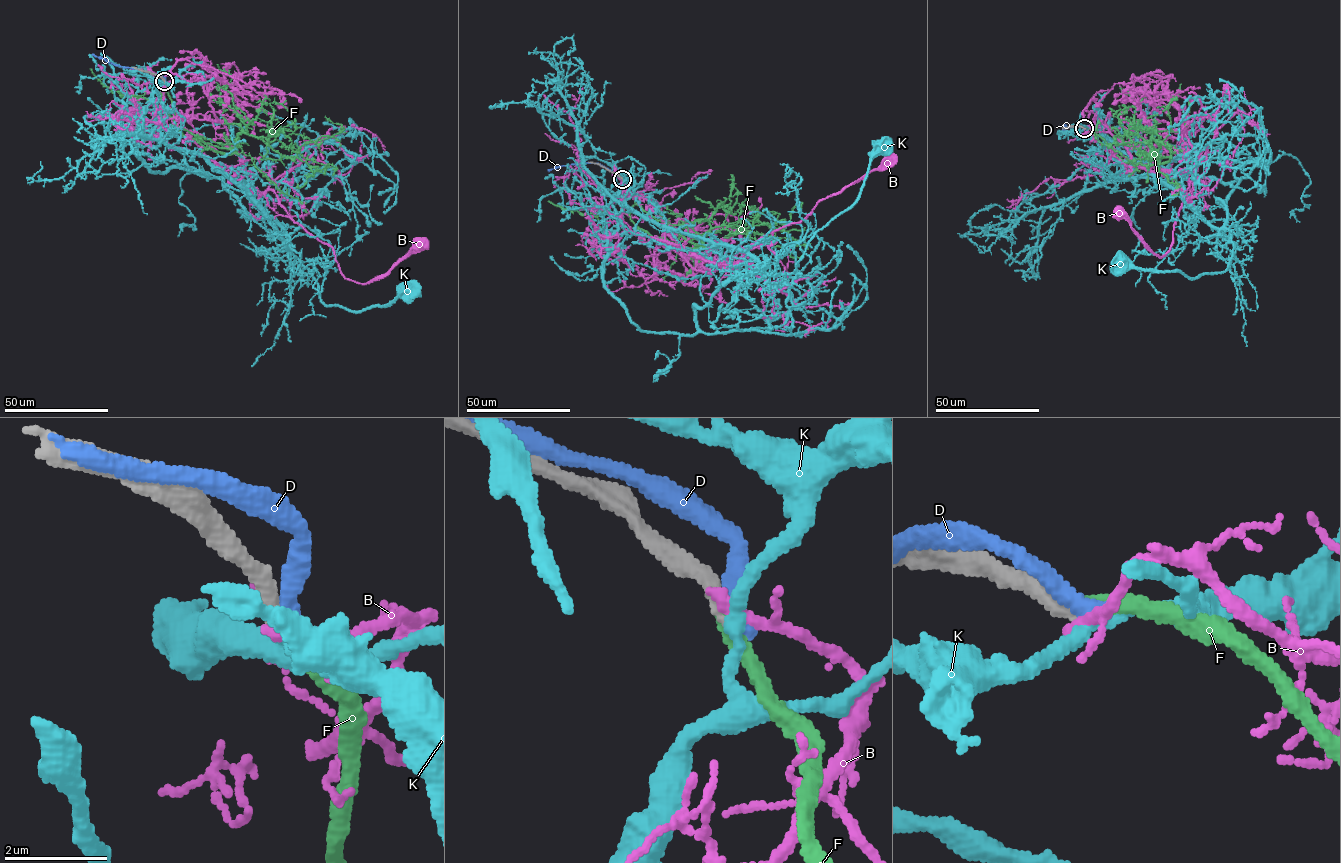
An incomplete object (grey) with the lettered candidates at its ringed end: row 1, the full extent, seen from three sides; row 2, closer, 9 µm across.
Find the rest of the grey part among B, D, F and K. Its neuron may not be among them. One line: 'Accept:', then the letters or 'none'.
Accept: F

